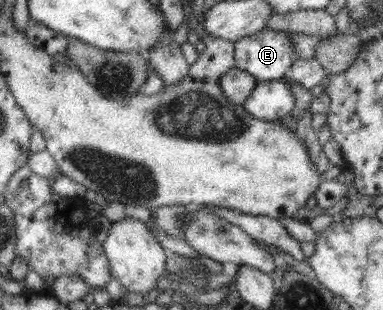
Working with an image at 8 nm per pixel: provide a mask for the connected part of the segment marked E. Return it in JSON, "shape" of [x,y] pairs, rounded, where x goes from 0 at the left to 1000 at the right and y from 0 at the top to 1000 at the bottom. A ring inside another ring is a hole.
{"shape":[[[697,90],[621,126],[614,177],[619,223],[687,265],[744,258],[773,190],[757,106]]]}

